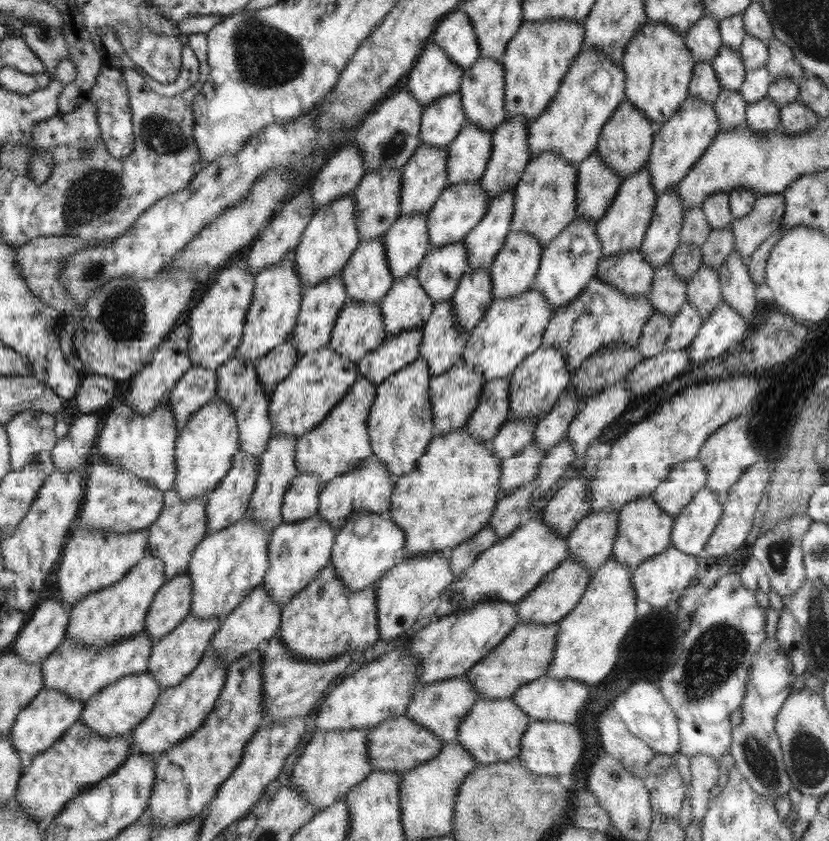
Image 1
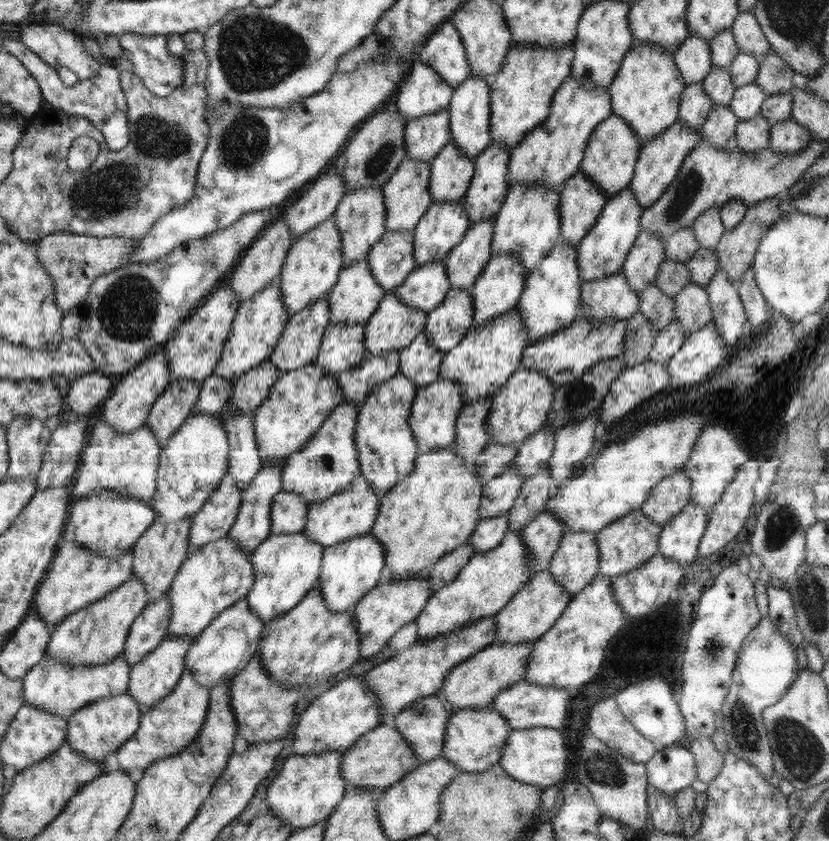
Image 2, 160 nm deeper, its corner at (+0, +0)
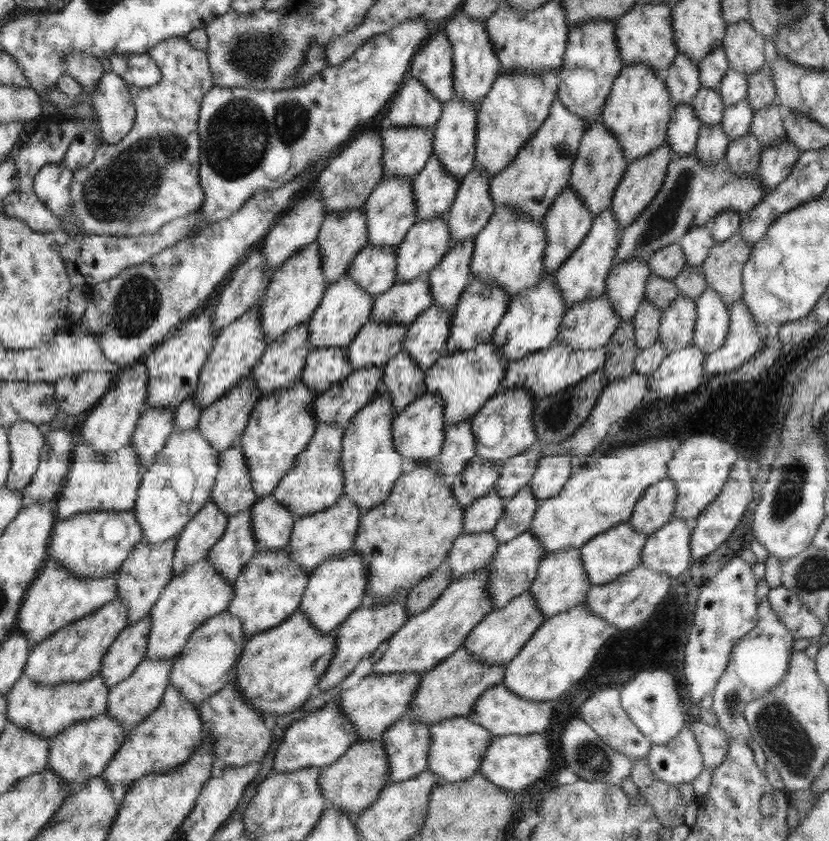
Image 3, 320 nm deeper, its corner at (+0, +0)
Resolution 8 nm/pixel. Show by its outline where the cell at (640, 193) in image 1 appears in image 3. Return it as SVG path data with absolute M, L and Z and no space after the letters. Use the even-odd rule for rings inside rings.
M607 208L593 218L592 228L580 246L552 273L553 280L563 294L565 306L571 308L579 302L598 298L606 290L606 277L613 267L616 247L622 228L617 224L613 212Z

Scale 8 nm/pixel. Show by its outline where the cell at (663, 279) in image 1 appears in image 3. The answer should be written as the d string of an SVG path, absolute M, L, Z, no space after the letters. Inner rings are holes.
M644 299L638 312L633 316L634 340L638 350L649 348L659 338L662 310L658 310L649 300Z

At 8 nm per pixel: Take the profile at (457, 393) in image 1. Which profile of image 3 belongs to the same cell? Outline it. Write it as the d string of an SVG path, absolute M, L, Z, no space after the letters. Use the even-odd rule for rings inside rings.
M424 393L405 406L392 422L392 442L396 452L406 459L415 459L422 462L428 458L438 456L445 439L444 405L442 397L436 393Z

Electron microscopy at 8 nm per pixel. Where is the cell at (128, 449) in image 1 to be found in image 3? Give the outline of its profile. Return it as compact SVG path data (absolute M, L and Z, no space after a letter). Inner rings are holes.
M76 444L72 456L72 468L68 470L66 482L53 501L55 520L66 520L75 514L95 510L131 510L138 498L142 469L137 454L131 445L112 452L98 452L89 444Z

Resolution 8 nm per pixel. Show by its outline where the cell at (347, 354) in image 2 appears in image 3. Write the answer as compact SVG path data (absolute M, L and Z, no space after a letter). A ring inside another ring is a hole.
M348 347L312 348L300 380L316 393L324 393L334 383L346 379L353 370L348 361Z

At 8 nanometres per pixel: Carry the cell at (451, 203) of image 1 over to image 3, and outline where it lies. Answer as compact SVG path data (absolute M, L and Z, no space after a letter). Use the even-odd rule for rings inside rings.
M444 216L432 220L418 220L406 233L403 242L396 246L396 280L410 282L429 273L451 249L451 234Z

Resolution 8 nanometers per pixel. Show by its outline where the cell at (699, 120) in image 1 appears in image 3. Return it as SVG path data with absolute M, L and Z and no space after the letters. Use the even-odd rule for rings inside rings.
M665 142L658 149L652 150L652 153L648 153L642 158L637 158L626 167L622 178L615 188L612 204L609 206L609 209L613 212L617 220L617 224L622 229L630 226L652 202L652 199L662 186L665 174L667 173L667 166L671 163L673 156L672 147Z

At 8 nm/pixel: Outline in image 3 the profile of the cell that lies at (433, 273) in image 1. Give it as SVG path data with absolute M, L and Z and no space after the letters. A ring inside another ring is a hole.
M427 275L410 282L394 283L388 290L375 296L369 320L376 322L404 322L408 325L423 310L433 305Z

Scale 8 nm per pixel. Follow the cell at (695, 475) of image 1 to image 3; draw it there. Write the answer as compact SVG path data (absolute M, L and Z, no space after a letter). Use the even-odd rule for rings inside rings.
M670 479L652 483L640 495L628 523L638 532L655 533L673 518L676 495L675 484Z

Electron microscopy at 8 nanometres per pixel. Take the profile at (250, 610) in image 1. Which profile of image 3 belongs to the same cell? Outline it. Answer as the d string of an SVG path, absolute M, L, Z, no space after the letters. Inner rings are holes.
M227 610L203 623L186 641L183 651L173 658L169 674L169 684L179 688L185 700L194 706L199 706L234 681L237 658L248 640L242 629L242 621Z

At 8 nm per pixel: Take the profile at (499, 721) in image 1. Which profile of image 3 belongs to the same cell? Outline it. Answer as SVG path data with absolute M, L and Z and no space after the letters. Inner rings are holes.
M471 716L445 718L429 726L428 768L445 782L458 782L469 779L479 771L484 751L490 746L493 734L480 726Z

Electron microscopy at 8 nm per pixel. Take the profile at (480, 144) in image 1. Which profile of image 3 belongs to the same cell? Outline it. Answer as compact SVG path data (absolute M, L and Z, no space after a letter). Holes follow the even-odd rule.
M432 156L413 179L413 197L418 220L445 216L454 202L459 182L445 172L438 158Z

